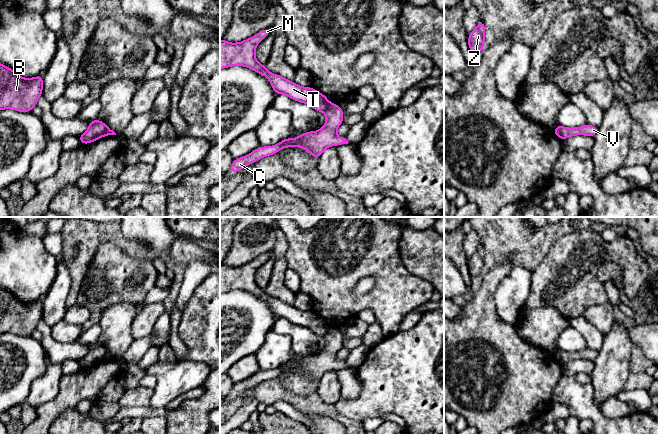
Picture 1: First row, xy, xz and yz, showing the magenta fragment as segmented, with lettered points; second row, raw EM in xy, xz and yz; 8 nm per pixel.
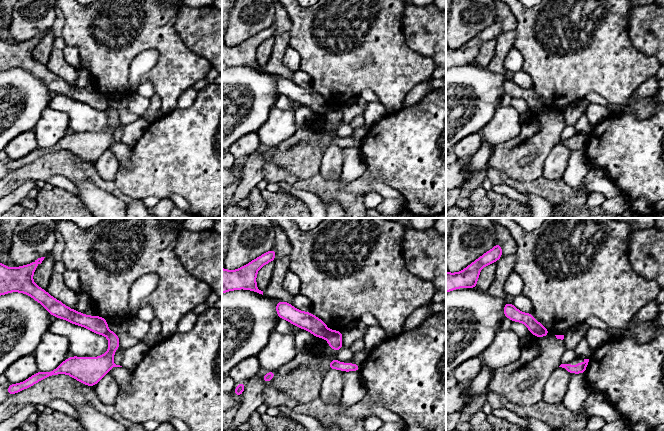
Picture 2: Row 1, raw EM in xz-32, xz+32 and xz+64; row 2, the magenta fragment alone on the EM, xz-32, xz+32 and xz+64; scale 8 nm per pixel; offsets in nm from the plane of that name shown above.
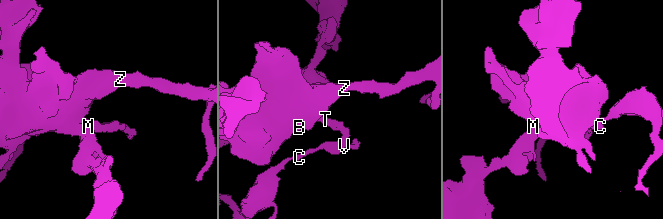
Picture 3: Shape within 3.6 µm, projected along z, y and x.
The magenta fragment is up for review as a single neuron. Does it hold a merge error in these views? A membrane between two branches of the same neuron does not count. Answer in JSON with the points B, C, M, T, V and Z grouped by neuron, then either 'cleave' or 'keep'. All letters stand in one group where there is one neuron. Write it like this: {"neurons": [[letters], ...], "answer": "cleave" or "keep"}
{"neurons": [["B", "M", "T", "Z"], ["C", "V"]], "answer": "cleave"}

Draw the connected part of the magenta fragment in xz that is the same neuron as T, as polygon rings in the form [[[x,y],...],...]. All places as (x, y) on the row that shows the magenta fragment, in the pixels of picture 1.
[[[265,29],[253,37],[239,43],[229,43],[220,40],[220,70],[229,66],[245,66],[264,75],[270,81],[276,94],[285,94],[289,98],[310,105],[313,109],[325,112],[330,105],[327,97],[312,87],[302,87],[286,78],[269,72],[265,65],[255,58],[258,43],[272,33],[272,29]]]

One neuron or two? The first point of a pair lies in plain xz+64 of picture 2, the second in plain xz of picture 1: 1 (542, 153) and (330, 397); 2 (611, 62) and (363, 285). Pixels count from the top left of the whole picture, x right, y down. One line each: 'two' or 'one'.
1: two
2: two

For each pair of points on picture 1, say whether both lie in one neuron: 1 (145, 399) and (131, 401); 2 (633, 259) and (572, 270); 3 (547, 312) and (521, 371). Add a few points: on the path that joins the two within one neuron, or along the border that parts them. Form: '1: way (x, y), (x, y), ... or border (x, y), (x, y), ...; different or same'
1: way (142, 399), (134, 399); same
2: way (618, 255), (587, 255); same
3: border (515, 329), (523, 339), (551, 354); different

